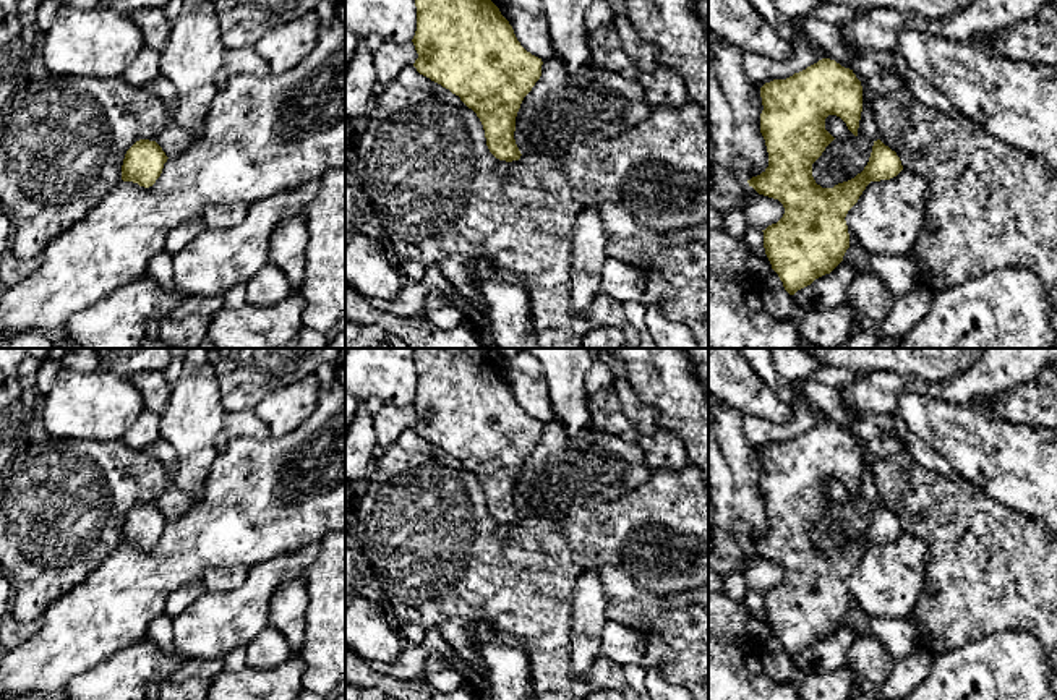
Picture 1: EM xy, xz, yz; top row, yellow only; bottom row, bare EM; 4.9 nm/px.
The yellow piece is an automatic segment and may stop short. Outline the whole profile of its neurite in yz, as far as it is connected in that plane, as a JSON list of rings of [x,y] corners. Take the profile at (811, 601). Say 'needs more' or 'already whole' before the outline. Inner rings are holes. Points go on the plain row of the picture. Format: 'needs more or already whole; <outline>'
already whole; [[[822,421],[806,433],[786,442],[773,442],[760,450],[764,473],[760,476],[760,496],[768,515],[768,530],[757,540],[747,543],[759,557],[778,562],[785,577],[764,595],[765,617],[772,632],[778,637],[785,653],[794,658],[811,648],[815,642],[830,637],[849,611],[846,588],[848,574],[871,544],[890,543],[901,533],[901,523],[895,514],[880,502],[874,504],[867,528],[854,541],[833,551],[822,551],[812,540],[812,527],[835,502],[825,493],[828,478],[840,480],[848,493],[858,499],[862,475],[862,449],[853,433],[835,423]]]

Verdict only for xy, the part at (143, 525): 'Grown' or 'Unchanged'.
Unchanged

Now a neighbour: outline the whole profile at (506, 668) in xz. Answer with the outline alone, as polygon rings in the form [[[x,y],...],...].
[[[486,634],[480,647],[485,700],[537,700],[532,685],[530,659],[524,645],[507,645]]]

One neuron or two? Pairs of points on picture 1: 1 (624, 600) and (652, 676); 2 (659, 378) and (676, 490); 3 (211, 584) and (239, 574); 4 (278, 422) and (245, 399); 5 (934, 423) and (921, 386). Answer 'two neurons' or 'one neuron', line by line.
1: two neurons
2: two neurons
3: one neuron
4: two neurons
5: two neurons

